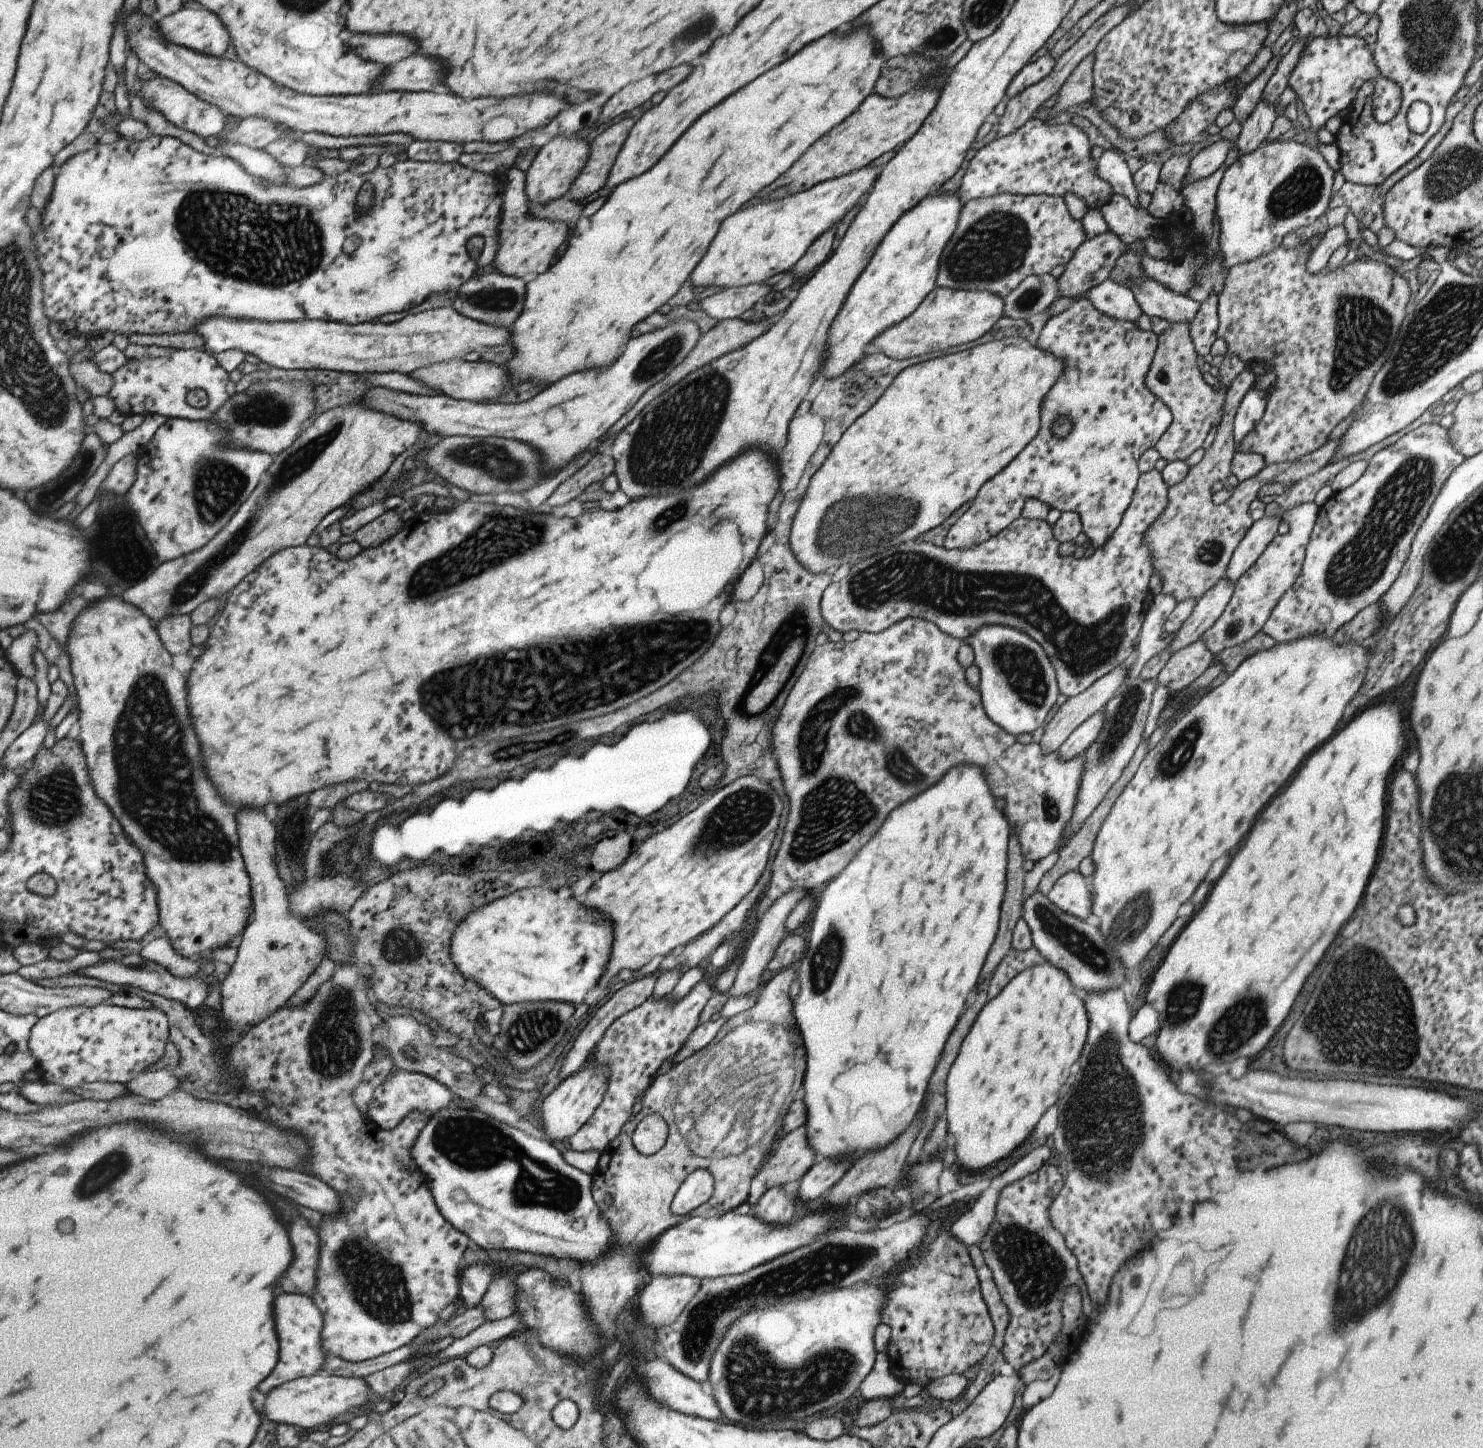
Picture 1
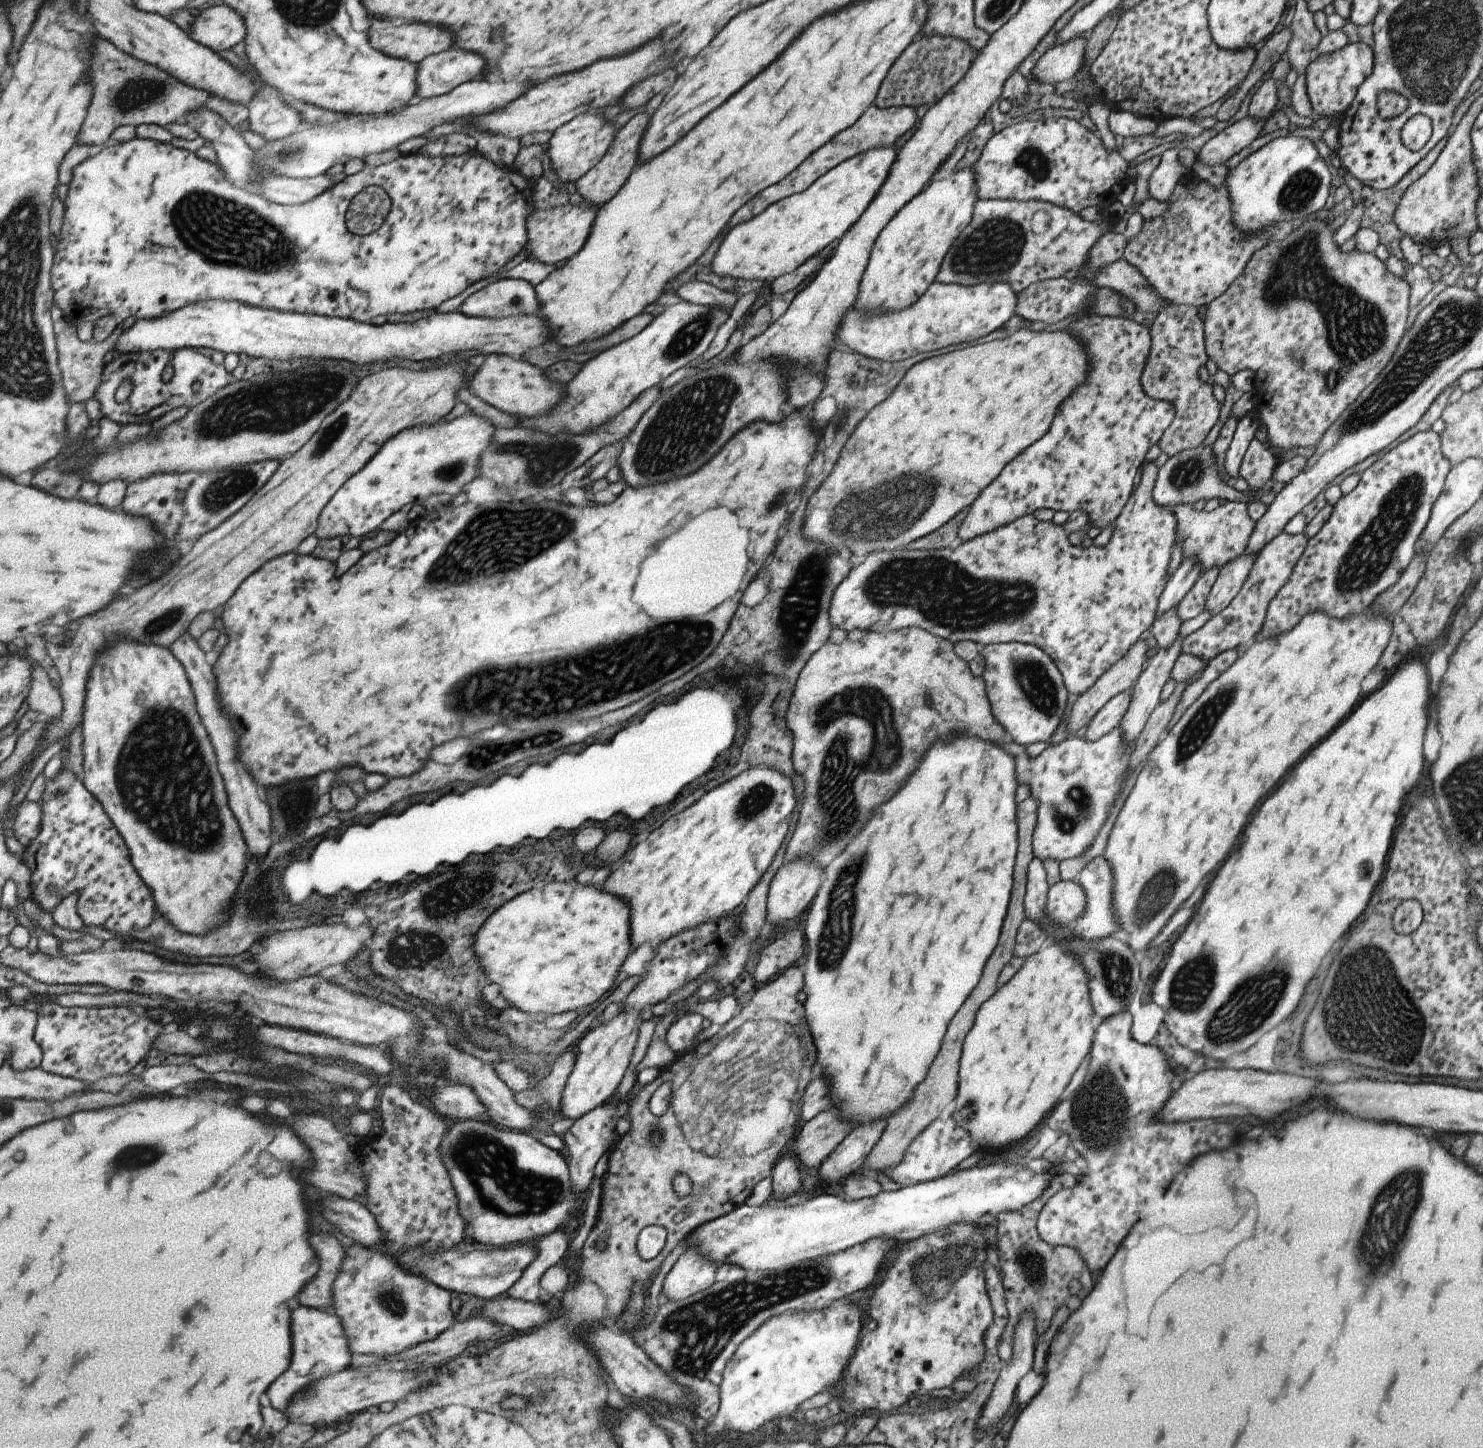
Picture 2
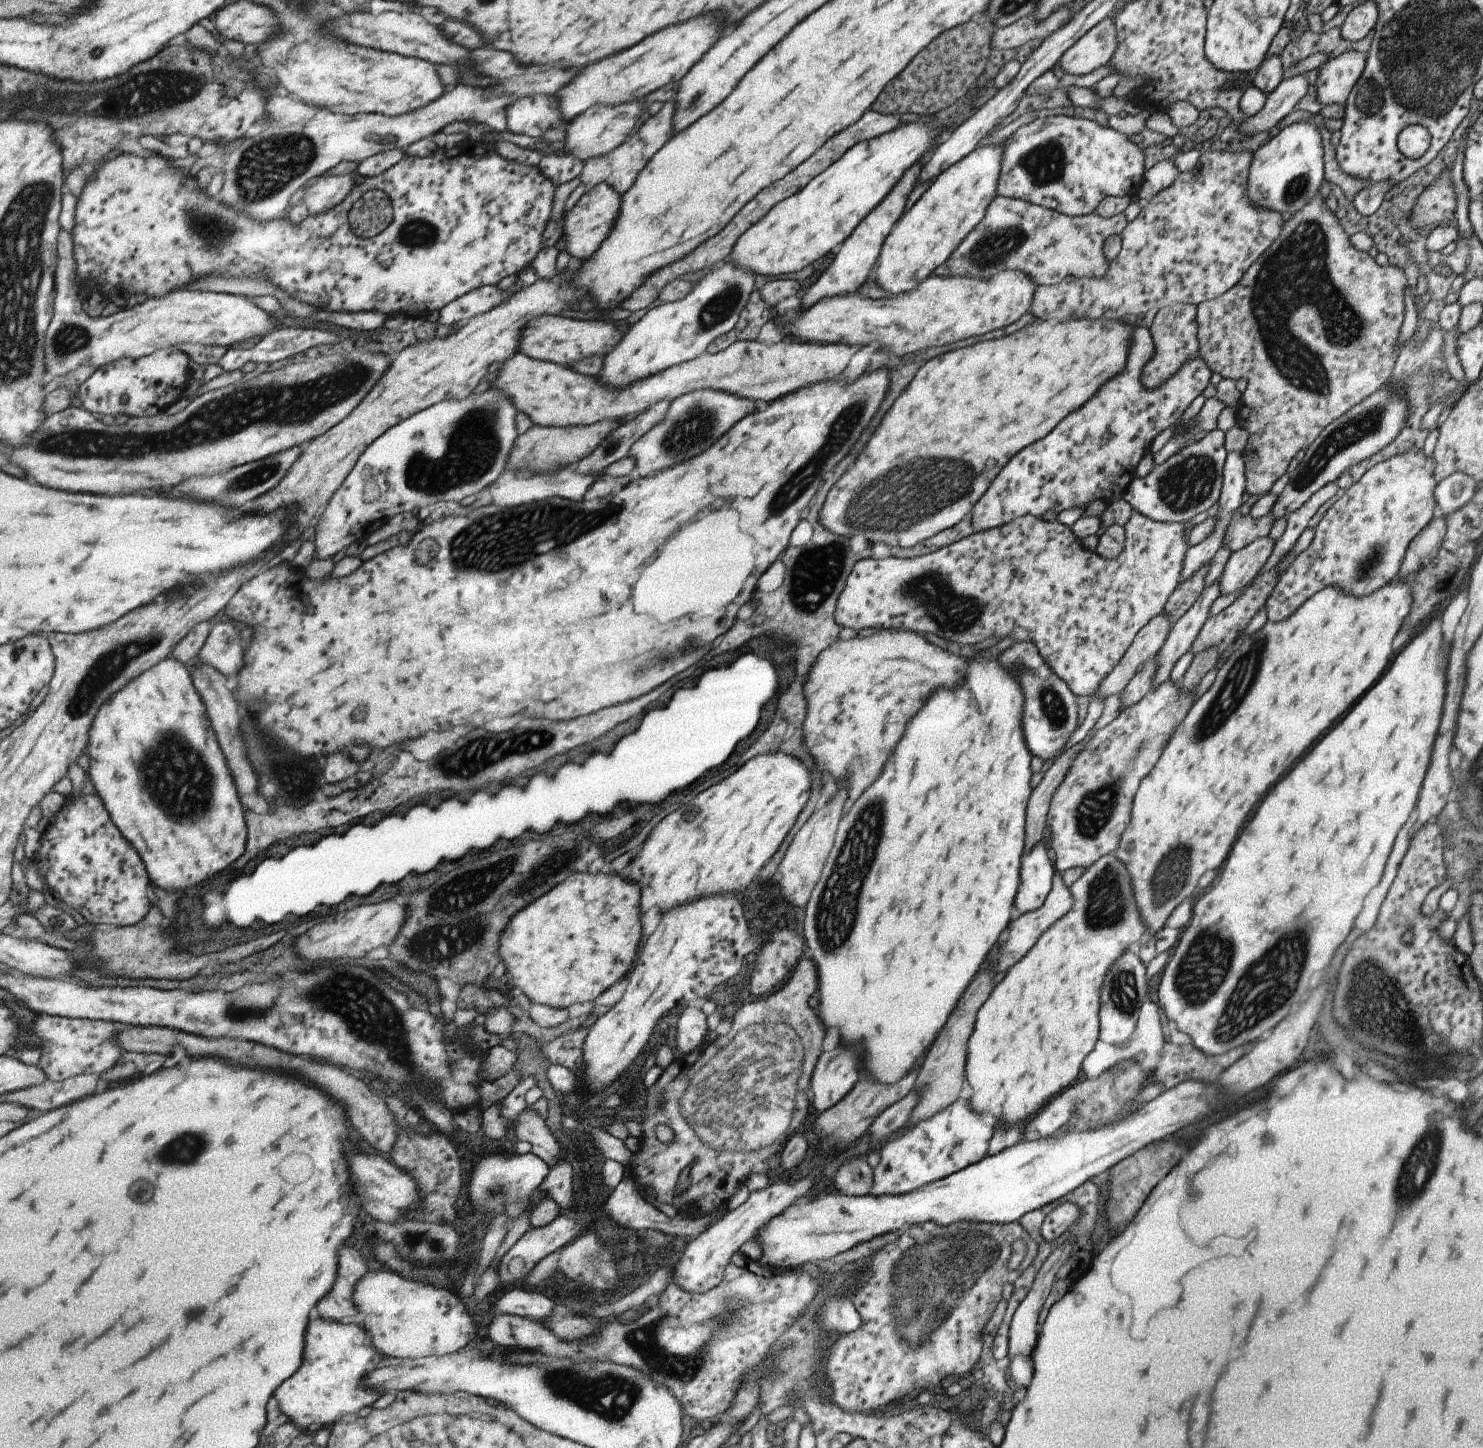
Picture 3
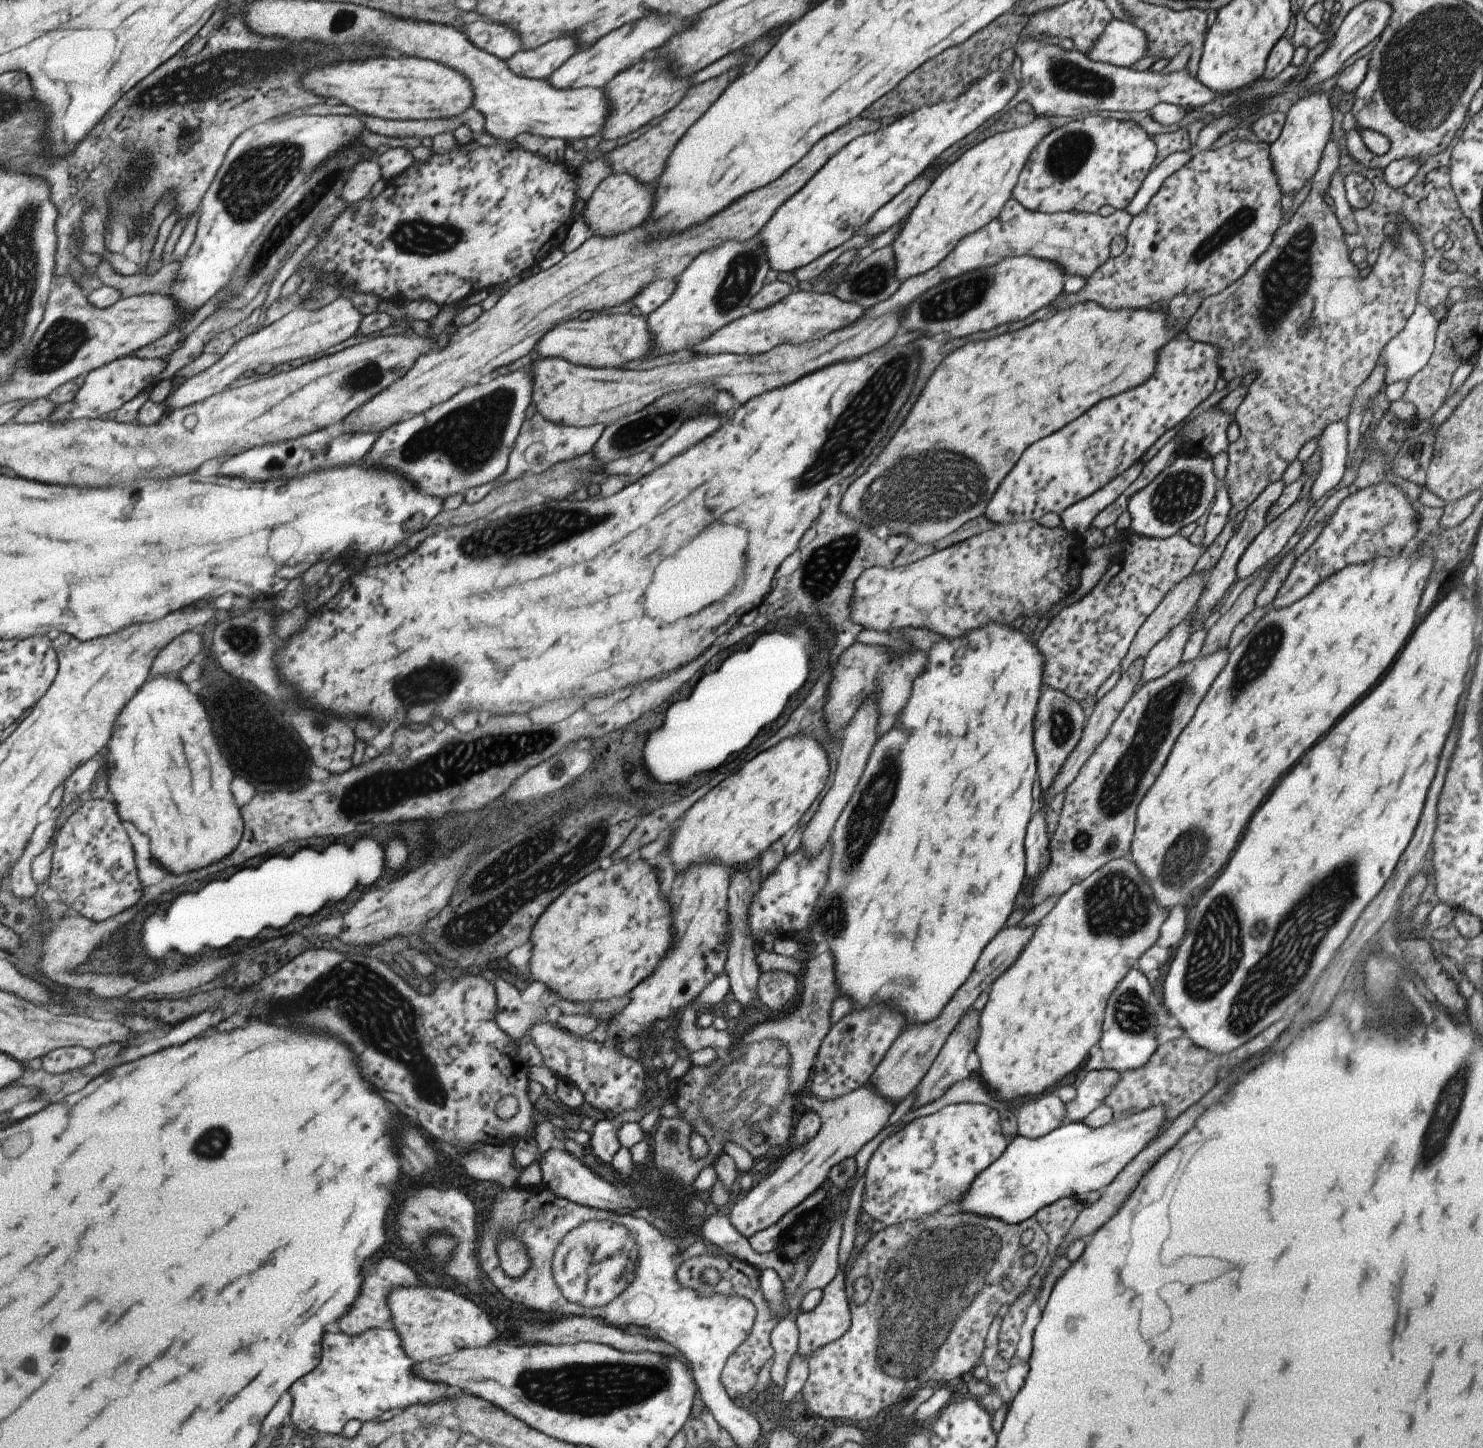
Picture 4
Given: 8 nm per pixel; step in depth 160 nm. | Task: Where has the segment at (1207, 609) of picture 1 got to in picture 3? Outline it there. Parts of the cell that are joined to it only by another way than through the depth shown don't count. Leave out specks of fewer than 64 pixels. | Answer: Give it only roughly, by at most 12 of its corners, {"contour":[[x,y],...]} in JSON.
{"contour":[[1267,536],[1232,552],[1217,580],[1223,596],[1243,590],[1274,544]]}

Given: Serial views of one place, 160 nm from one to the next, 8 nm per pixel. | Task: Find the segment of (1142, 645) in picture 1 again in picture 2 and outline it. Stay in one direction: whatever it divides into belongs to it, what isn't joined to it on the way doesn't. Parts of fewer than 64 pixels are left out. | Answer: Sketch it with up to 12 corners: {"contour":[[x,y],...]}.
{"contour":[[1181,560],[1157,599],[1154,620],[1178,604],[1197,580],[1200,566]]}

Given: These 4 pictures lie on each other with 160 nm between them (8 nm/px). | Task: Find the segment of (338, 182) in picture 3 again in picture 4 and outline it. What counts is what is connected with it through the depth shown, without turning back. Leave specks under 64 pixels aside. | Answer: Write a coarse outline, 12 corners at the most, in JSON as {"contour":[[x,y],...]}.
{"contour":[[367,158],[353,168],[343,200],[355,204],[371,194],[383,179],[377,158]]}

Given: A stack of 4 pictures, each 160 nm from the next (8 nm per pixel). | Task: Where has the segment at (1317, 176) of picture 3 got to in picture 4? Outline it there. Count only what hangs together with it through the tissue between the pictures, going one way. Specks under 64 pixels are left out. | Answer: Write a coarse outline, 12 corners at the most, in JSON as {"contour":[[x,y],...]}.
{"contour":[[1329,95],[1291,104],[1269,146],[1281,195],[1317,171],[1333,130]]}

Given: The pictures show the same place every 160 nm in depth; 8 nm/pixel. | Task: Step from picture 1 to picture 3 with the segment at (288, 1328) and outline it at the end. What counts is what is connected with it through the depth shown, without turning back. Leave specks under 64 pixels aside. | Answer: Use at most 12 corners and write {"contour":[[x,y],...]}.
{"contour":[[317,1316],[305,1361],[275,1392],[300,1428],[330,1427],[384,1394],[366,1329]]}

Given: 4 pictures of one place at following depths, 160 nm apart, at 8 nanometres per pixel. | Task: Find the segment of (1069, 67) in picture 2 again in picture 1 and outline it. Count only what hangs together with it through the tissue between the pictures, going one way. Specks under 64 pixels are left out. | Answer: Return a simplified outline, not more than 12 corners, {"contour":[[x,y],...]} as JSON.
{"contour":[[1040,53],[1015,74],[1004,101],[1040,82],[1055,61]]}

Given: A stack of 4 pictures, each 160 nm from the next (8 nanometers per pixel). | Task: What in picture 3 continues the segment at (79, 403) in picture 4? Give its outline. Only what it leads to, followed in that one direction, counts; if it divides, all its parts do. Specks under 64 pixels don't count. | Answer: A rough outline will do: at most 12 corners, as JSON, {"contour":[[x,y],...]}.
{"contour":[[177,347],[99,367],[79,387],[93,414],[152,417],[182,404]]}

